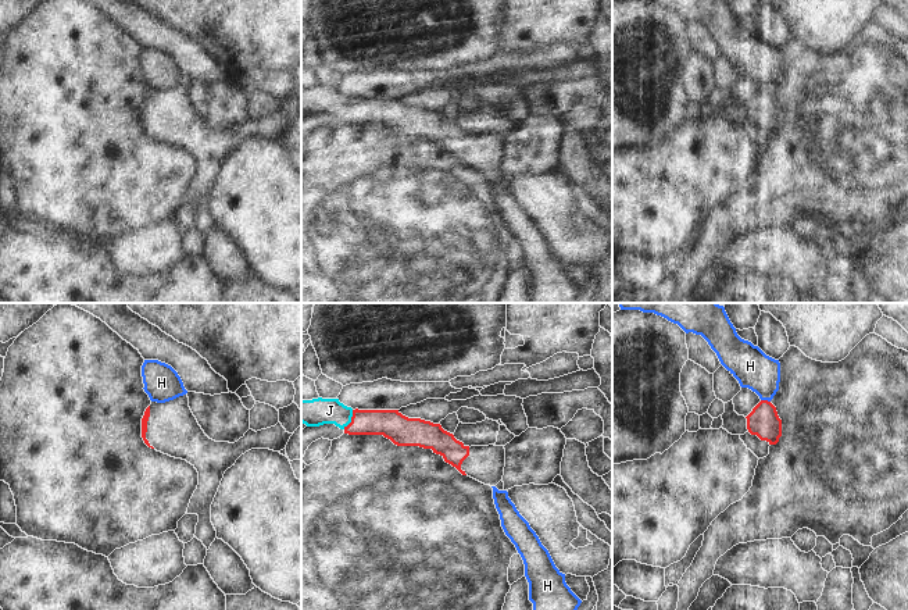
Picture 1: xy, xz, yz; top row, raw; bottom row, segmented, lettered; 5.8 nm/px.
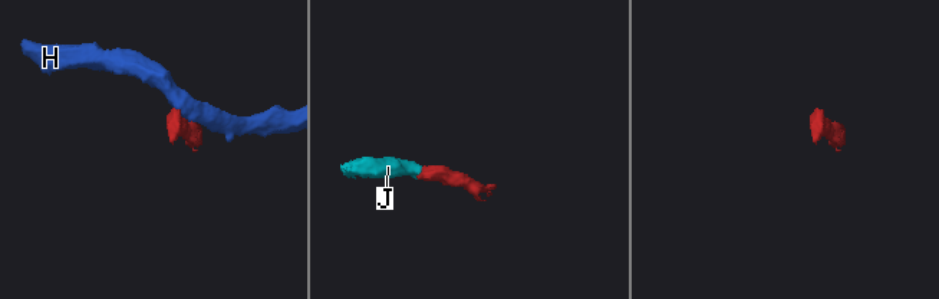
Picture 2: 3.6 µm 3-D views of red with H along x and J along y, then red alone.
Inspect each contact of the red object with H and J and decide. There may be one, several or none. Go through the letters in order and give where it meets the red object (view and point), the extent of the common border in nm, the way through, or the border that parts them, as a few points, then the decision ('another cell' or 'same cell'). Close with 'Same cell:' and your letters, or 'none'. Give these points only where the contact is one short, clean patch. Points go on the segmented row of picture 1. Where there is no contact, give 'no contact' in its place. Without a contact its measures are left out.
H: contact yz (765, 400); length 60 nm; border yz (761, 399), (769, 402); another cell
J: contact xz (351, 420); length 130 nm; way xz (392, 424), (351, 420), (338, 413), (313, 413); same cell
Same cell: J

